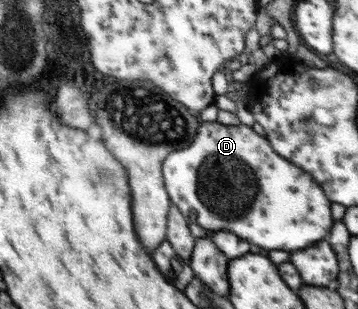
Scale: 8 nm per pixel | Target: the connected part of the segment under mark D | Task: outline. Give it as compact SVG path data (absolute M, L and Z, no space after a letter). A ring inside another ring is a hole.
M217 121L200 122L190 145L164 157L161 175L171 204L188 223L194 222L206 232L232 230L232 234L240 234L240 238L264 250L302 250L322 240L332 226L330 202L319 183L307 171L276 154L265 137L240 123L225 126Z

